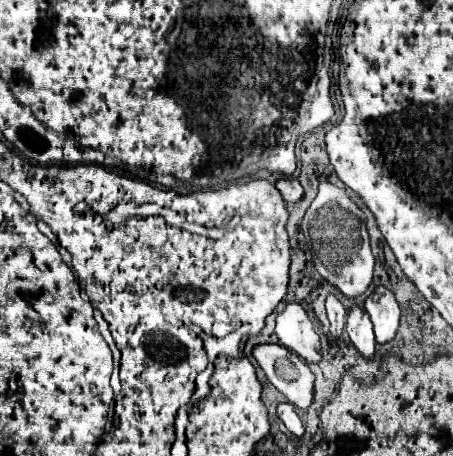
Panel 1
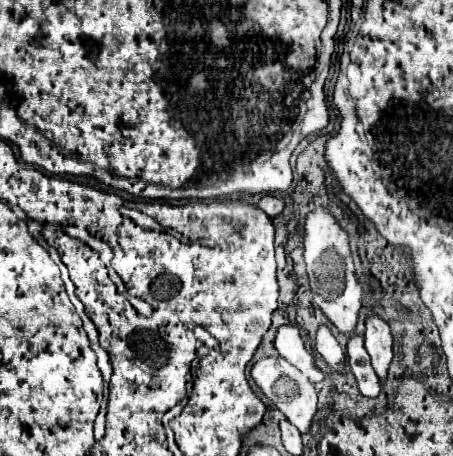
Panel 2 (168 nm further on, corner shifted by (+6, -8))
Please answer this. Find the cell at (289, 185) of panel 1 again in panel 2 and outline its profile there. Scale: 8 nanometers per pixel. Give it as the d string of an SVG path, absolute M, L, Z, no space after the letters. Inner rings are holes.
M266 194L266 196L260 198L258 208L260 208L262 212L266 212L270 218L274 218L274 216L278 216L278 214L284 210L284 202L282 202L282 198L278 198L278 196Z

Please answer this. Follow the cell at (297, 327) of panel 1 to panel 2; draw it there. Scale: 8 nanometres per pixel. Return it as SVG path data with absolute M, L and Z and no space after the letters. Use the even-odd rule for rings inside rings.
M280 326L276 332L276 350L282 358L286 358L290 364L294 364L300 372L304 372L312 382L320 382L324 374L316 368L314 356L310 350L306 350L302 336L296 326Z

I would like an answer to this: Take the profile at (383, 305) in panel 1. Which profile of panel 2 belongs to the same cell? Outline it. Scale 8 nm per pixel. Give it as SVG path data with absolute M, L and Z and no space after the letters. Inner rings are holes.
M370 316L366 320L366 350L372 358L372 368L380 378L380 386L384 386L388 376L388 366L392 362L392 334L390 326L378 316Z

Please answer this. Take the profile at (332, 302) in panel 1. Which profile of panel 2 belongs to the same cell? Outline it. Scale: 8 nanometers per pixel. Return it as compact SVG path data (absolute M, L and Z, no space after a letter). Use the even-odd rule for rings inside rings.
M326 326L318 328L316 350L332 370L336 370L338 374L346 374L346 368L342 366L346 360L346 354L344 354L342 346L338 344L338 340L334 338L334 334L330 332L330 328L326 328Z

